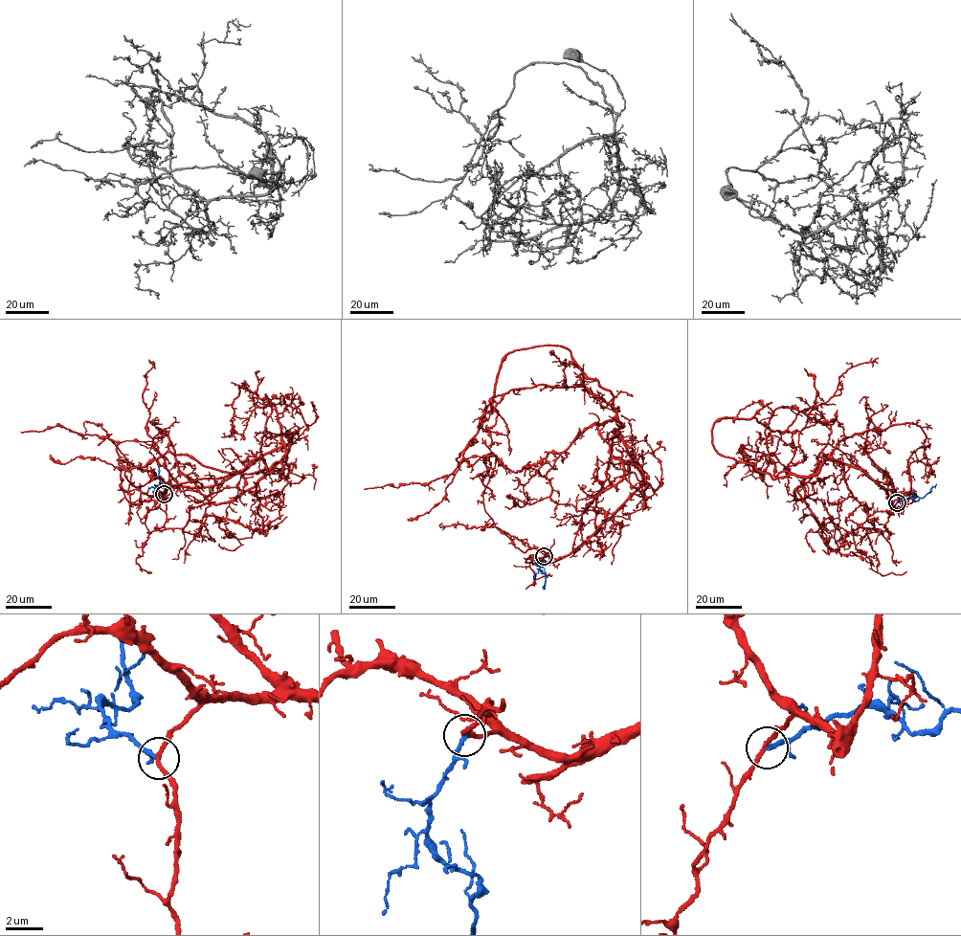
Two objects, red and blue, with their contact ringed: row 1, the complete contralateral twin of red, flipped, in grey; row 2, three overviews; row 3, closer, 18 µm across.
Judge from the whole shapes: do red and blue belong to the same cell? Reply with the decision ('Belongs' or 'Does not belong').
Does not belong

